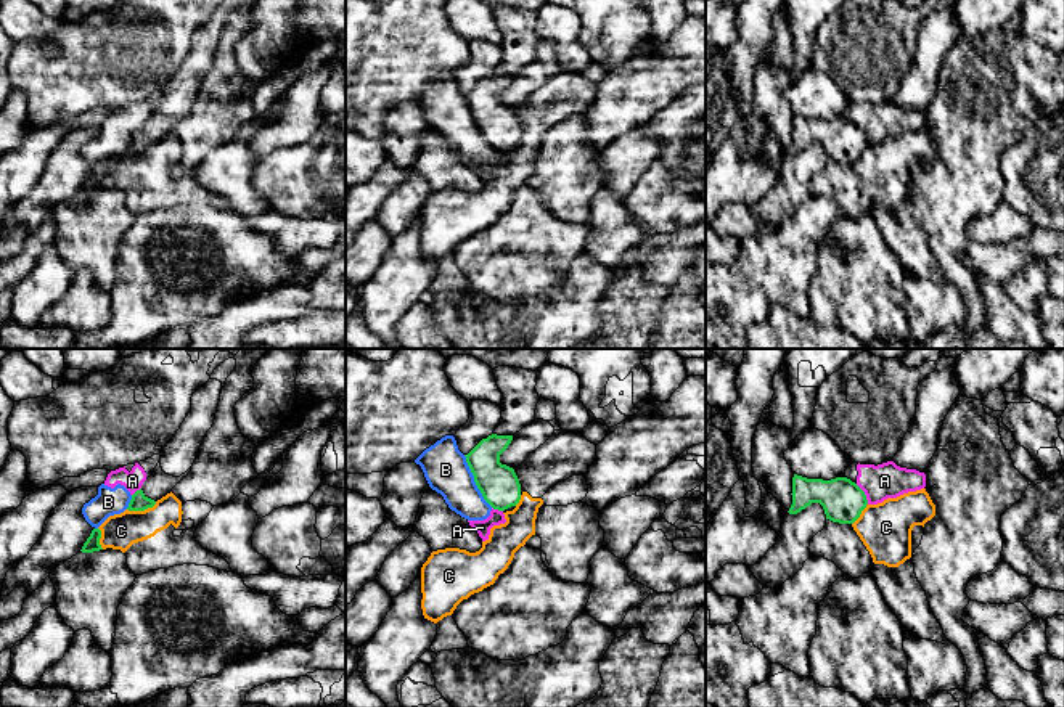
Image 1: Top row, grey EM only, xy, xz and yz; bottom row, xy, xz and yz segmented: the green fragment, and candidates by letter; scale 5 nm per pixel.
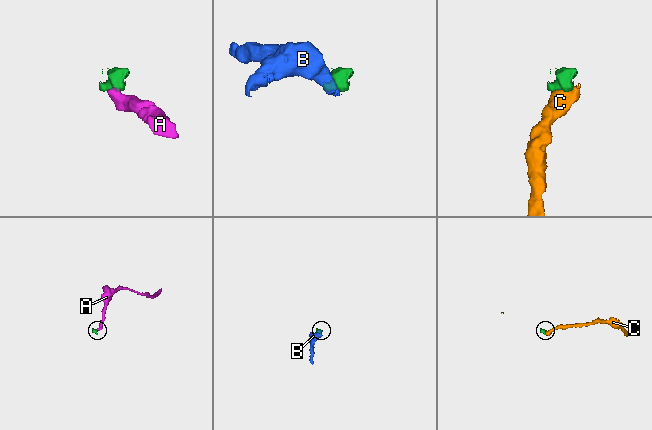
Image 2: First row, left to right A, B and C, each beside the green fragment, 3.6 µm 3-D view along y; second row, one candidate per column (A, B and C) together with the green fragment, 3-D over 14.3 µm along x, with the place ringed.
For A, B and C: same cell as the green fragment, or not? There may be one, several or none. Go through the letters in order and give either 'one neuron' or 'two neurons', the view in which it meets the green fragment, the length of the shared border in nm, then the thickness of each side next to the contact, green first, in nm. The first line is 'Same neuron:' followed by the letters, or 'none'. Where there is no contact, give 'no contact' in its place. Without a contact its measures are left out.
Same neuron: none
A: two neurons; contact in yz; length 120 nm; calibres 220 and 180 nm
B: two neurons; contact in xz; length 300 nm; calibres 200 and 220 nm
C: two neurons; contact in xy; length 160 nm; calibres 90 and 180 nm

